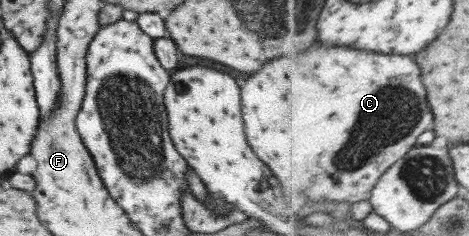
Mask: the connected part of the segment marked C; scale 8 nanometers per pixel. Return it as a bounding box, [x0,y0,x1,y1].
[242,43,436,214]

